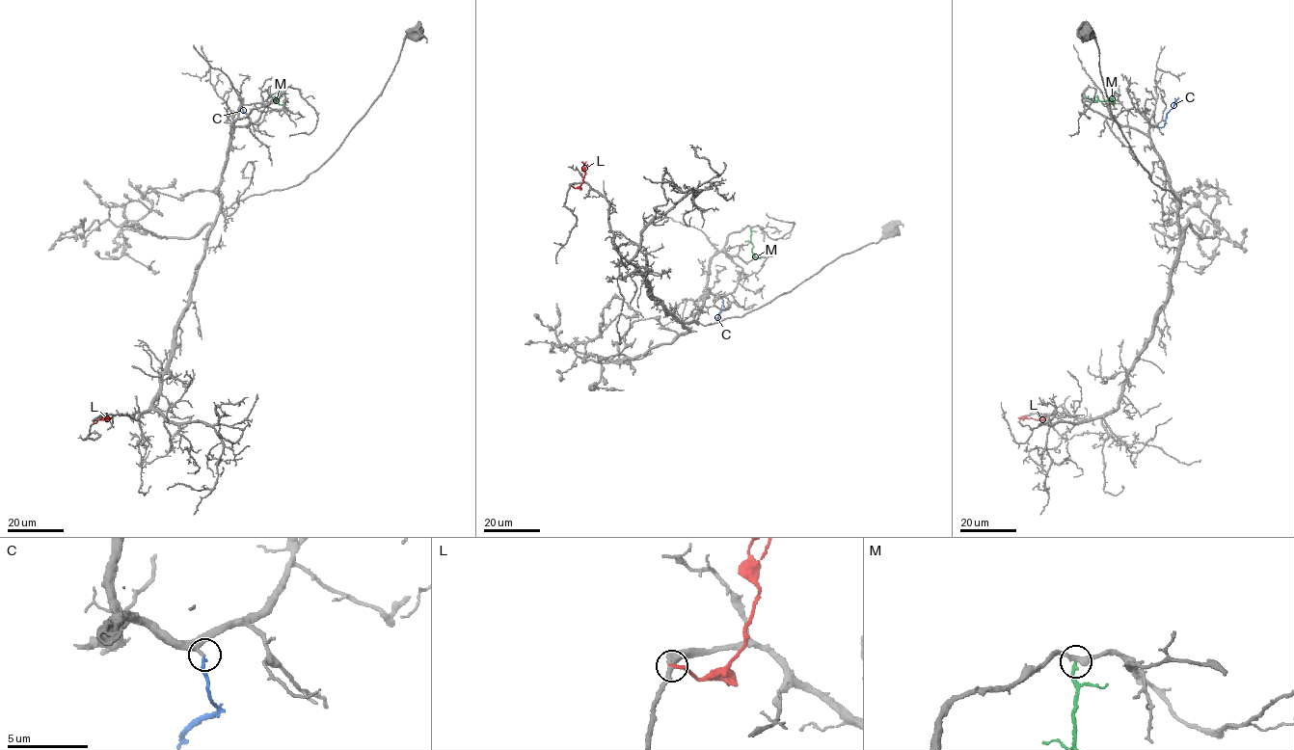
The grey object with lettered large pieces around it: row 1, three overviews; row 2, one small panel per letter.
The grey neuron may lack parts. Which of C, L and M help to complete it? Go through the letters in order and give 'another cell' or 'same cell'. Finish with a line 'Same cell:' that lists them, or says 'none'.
C: same cell
L: another cell
M: another cell
Same cell: C

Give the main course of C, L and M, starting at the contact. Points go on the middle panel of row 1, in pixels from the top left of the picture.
C: (722, 299), (725, 309), (718, 315), (720, 322)
L: (570, 186), (578, 187), (582, 182), (585, 171), (581, 161)
M: (751, 227), (752, 254), (761, 258)

